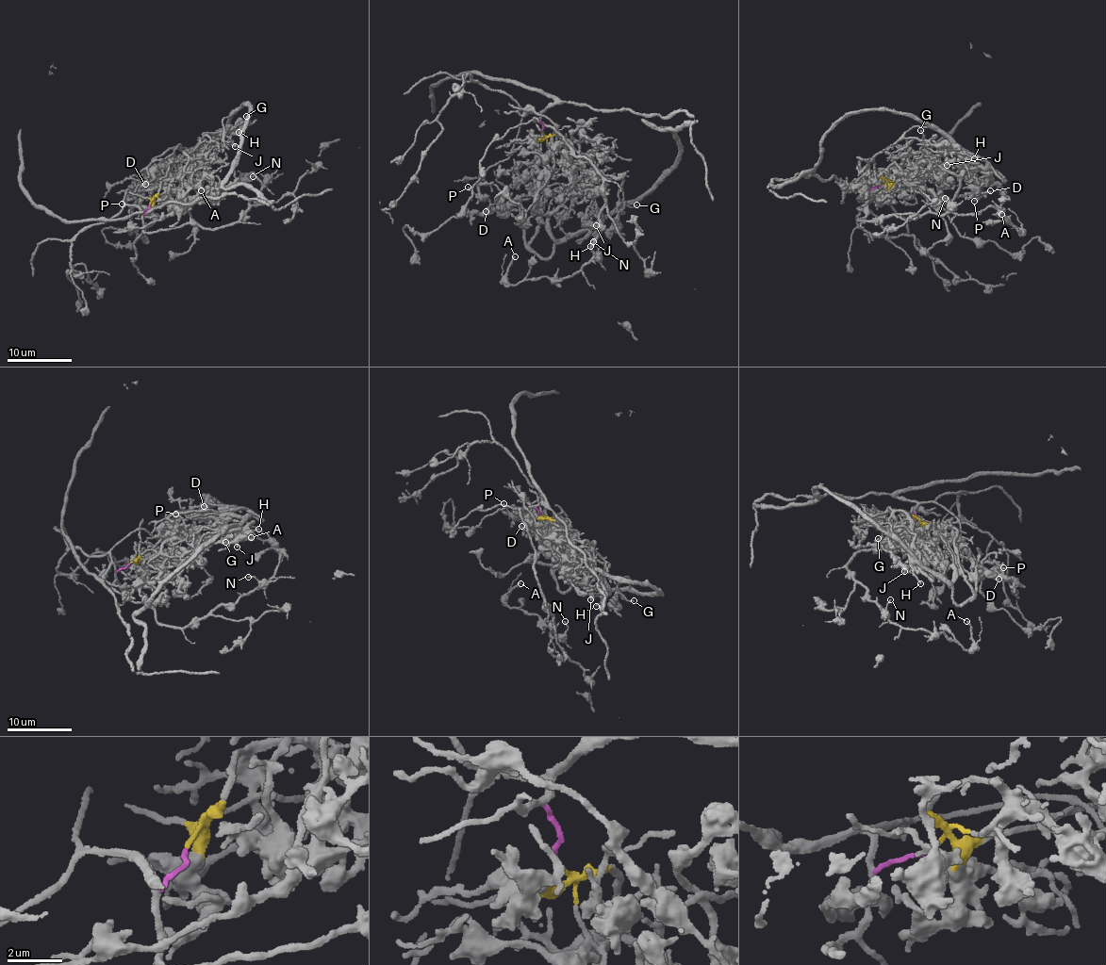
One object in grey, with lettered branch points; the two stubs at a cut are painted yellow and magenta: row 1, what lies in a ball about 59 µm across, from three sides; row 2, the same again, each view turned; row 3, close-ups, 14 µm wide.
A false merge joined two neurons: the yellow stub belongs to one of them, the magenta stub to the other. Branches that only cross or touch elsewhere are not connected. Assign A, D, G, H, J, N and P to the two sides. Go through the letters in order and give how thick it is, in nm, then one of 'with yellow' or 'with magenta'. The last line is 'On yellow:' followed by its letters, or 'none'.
A: calibre 170 nm; with magenta
D: calibre 220 nm; with yellow
G: calibre 130 nm; with yellow
H: calibre 170 nm; with yellow
J: calibre 280 nm; with yellow
N: calibre 130 nm; with magenta
P: calibre 200 nm; with yellow
On yellow: D, G, H, J, P

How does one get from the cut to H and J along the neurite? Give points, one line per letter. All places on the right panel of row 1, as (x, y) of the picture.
H: (882, 185), (883, 173), (896, 170), (911, 149), (919, 153), (932, 139), (954, 146), (974, 157)
J: (882, 185), (883, 173), (896, 170), (911, 149), (929, 155), (940, 153), (947, 164)

